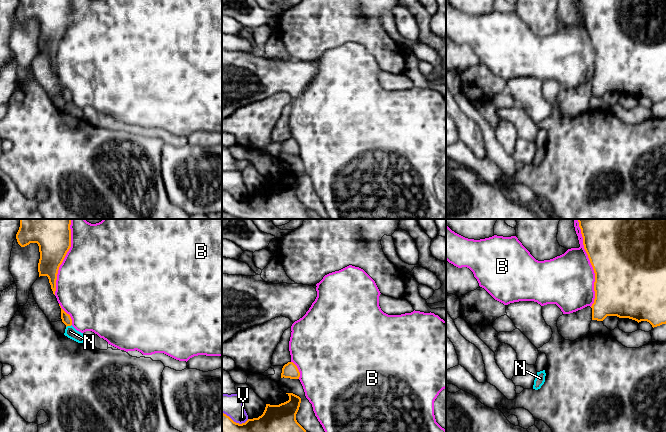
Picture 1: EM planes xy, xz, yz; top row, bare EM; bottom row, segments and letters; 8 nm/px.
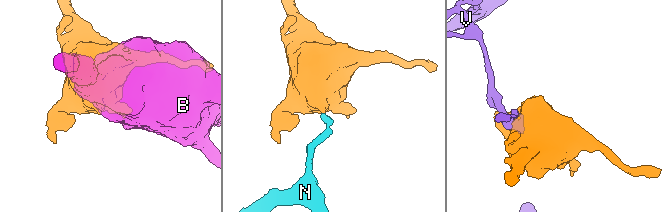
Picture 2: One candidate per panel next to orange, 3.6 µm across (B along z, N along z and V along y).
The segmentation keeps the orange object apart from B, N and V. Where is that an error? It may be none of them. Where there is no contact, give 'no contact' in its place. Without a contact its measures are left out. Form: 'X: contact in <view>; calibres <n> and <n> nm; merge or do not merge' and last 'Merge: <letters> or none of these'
B: contact in yz; calibres 500 and 420 nm; do not merge
N: contact in xy; calibres 80 and 90 nm; do not merge
V: contact in xz; calibres 340 and 180 nm; do not merge
Merge: none of these

